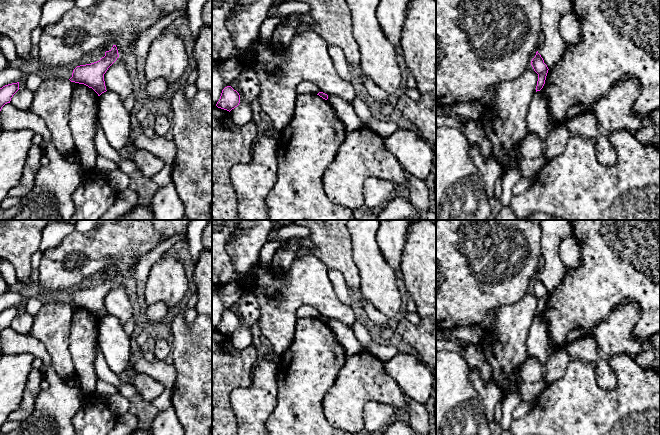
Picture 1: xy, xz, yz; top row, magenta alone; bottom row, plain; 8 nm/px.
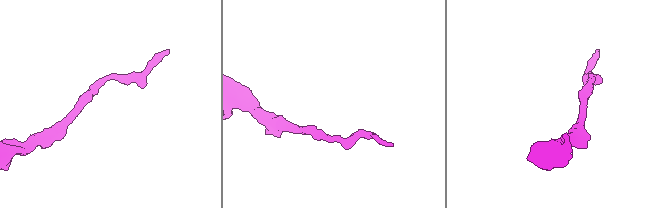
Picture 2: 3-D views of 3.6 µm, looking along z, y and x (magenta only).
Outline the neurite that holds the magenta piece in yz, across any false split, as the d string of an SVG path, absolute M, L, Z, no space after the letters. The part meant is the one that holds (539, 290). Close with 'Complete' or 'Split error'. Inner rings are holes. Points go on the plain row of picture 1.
M538 275L536 276L535 281L532 283L531 289L534 295L538 298L538 305L537 305L537 310L536 310L536 316L537 316L543 312L549 293L547 289L544 287L543 282L538 277Z. Complete

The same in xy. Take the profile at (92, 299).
M113 269L112 273L105 276L105 280L99 285L77 290L72 297L72 301L69 303L71 306L84 308L89 312L92 312L98 320L106 316L106 310L104 305L104 298L108 292L119 281L116 269Z. Complete

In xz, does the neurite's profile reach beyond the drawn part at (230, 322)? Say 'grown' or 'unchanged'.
unchanged

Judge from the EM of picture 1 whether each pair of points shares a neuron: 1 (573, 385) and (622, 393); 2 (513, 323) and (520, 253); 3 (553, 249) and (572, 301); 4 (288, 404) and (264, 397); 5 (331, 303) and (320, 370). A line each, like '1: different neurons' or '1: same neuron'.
1: same neuron
2: different neurons
3: different neurons
4: different neurons
5: different neurons

